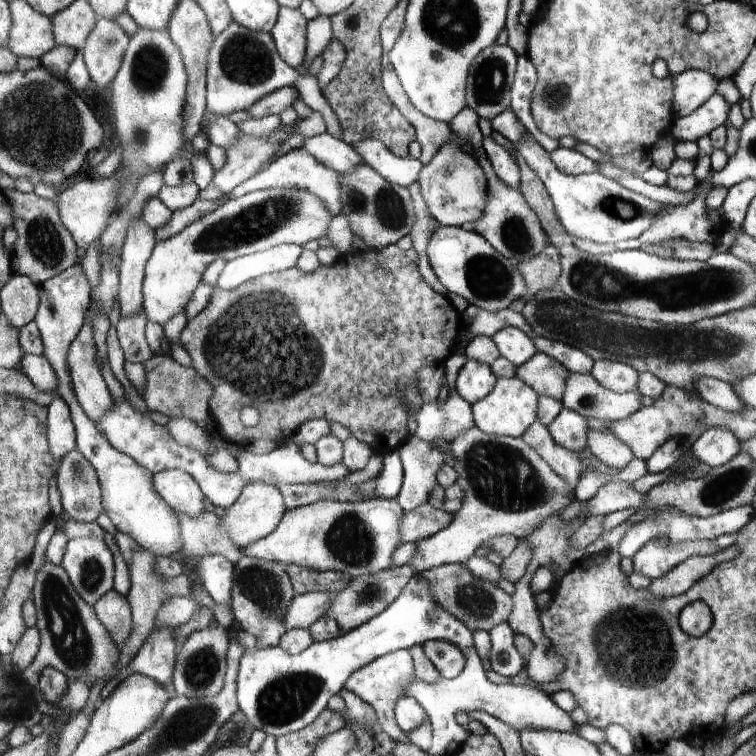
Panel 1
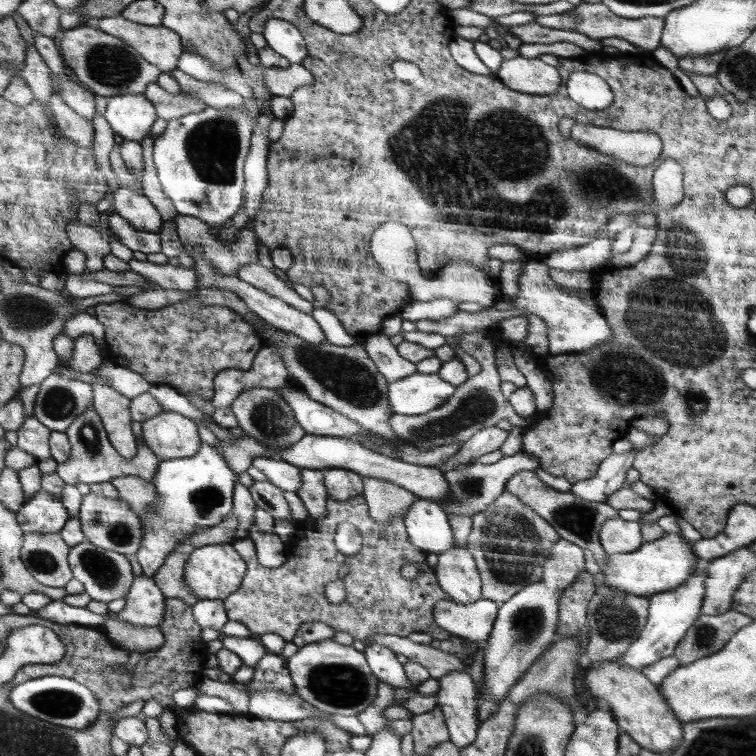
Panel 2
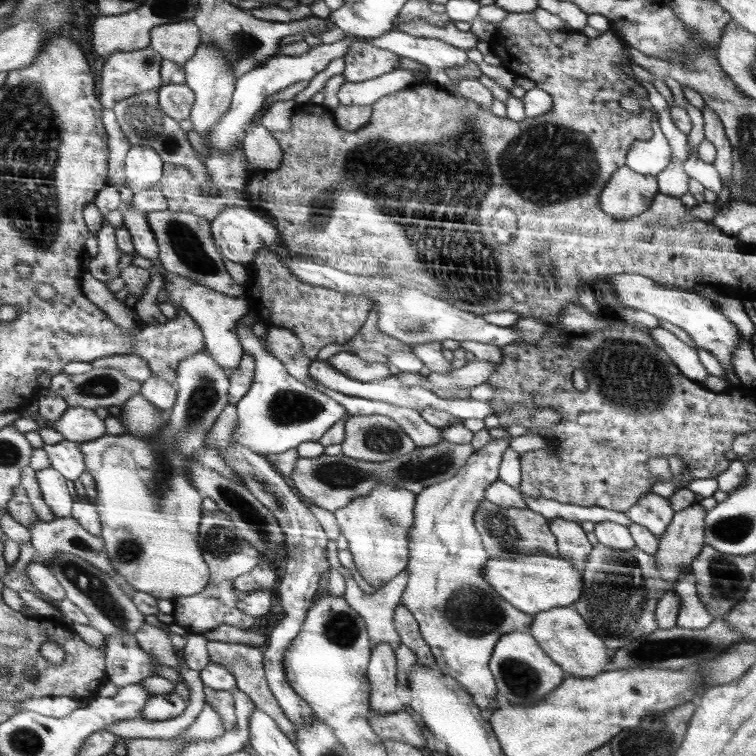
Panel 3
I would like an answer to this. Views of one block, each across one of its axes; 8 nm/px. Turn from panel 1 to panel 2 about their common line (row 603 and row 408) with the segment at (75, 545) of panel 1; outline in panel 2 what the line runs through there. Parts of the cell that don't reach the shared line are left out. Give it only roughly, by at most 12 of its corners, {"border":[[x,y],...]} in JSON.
{"border":[[92,405],[67,430],[73,445],[57,474],[89,486],[122,476],[154,481],[162,460],[138,440],[138,457],[112,445]]}

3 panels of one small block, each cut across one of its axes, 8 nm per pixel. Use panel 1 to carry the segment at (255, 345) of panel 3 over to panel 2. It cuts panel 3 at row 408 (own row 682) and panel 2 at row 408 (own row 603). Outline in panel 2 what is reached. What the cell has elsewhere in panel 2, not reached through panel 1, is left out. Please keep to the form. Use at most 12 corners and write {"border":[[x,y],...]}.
{"border":[[438,373],[390,383],[392,412],[420,414],[450,399],[456,387]]}

